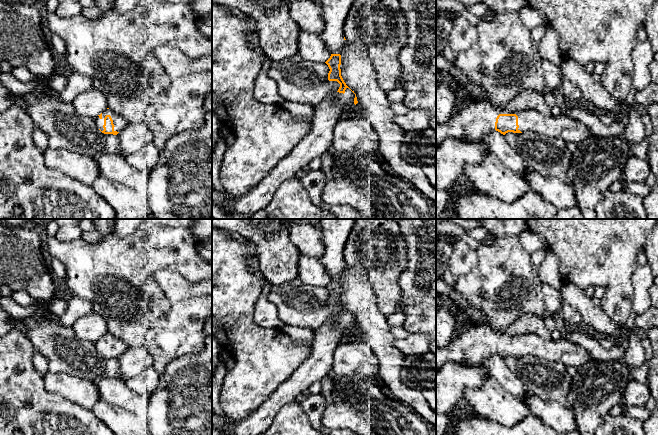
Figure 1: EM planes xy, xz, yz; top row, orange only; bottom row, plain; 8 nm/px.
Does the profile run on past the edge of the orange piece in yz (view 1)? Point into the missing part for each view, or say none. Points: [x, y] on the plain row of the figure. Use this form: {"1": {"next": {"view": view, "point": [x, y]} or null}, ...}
{"1": {"next": {"view": "yz", "point": [471, 347]}}}

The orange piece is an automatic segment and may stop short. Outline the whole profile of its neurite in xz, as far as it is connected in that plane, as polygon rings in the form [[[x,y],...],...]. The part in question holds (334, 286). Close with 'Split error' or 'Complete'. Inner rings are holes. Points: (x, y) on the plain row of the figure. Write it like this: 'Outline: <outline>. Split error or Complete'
Outline: [[[320,219],[319,229],[325,252],[320,261],[331,276],[325,286],[330,295],[329,305],[340,308],[335,318],[328,320],[314,331],[311,355],[305,360],[280,387],[248,417],[234,420],[227,415],[212,413],[212,428],[223,435],[260,435],[272,423],[279,410],[293,401],[315,382],[321,381],[332,371],[334,352],[338,341],[357,330],[357,321],[341,300],[341,279],[344,261],[344,246],[355,219]]]. Split error

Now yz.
Outline: [[[472,325],[457,333],[447,346],[436,350],[436,370],[446,362],[468,367],[483,365],[484,361],[494,354],[503,359],[508,356],[522,357],[531,354],[577,369],[591,359],[585,348],[564,336],[558,340],[543,339],[534,334],[510,336],[487,325]]]. Split error

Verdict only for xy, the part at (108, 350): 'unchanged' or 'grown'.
grown

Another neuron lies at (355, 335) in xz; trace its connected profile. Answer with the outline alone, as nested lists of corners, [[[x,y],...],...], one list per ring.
[[[354,330],[352,333],[344,335],[339,341],[338,345],[344,345],[351,342],[354,342],[360,338],[358,330]]]

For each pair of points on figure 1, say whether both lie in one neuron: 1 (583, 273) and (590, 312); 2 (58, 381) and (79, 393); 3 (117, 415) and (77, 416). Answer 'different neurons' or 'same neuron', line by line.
1: different neurons
2: same neuron
3: different neurons

